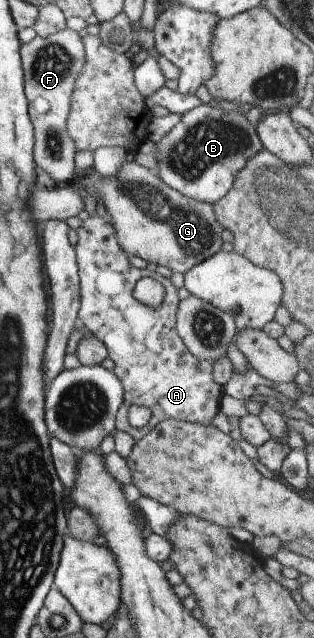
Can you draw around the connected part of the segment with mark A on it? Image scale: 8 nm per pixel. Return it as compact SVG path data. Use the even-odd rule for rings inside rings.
M88 216L75 231L78 237L74 247L79 277L78 323L104 344L107 357L114 364L112 372L123 387L115 429L136 441L164 420L210 425L212 417L219 411L218 398L222 391L212 377L213 363L201 362L192 356L176 333L177 289L157 272L134 268L115 240L112 226L100 216ZM144 277L158 281L164 288L163 302L156 309L138 303L132 297L134 284ZM130 405L150 411L150 419L144 427L132 429L128 425L126 411Z

